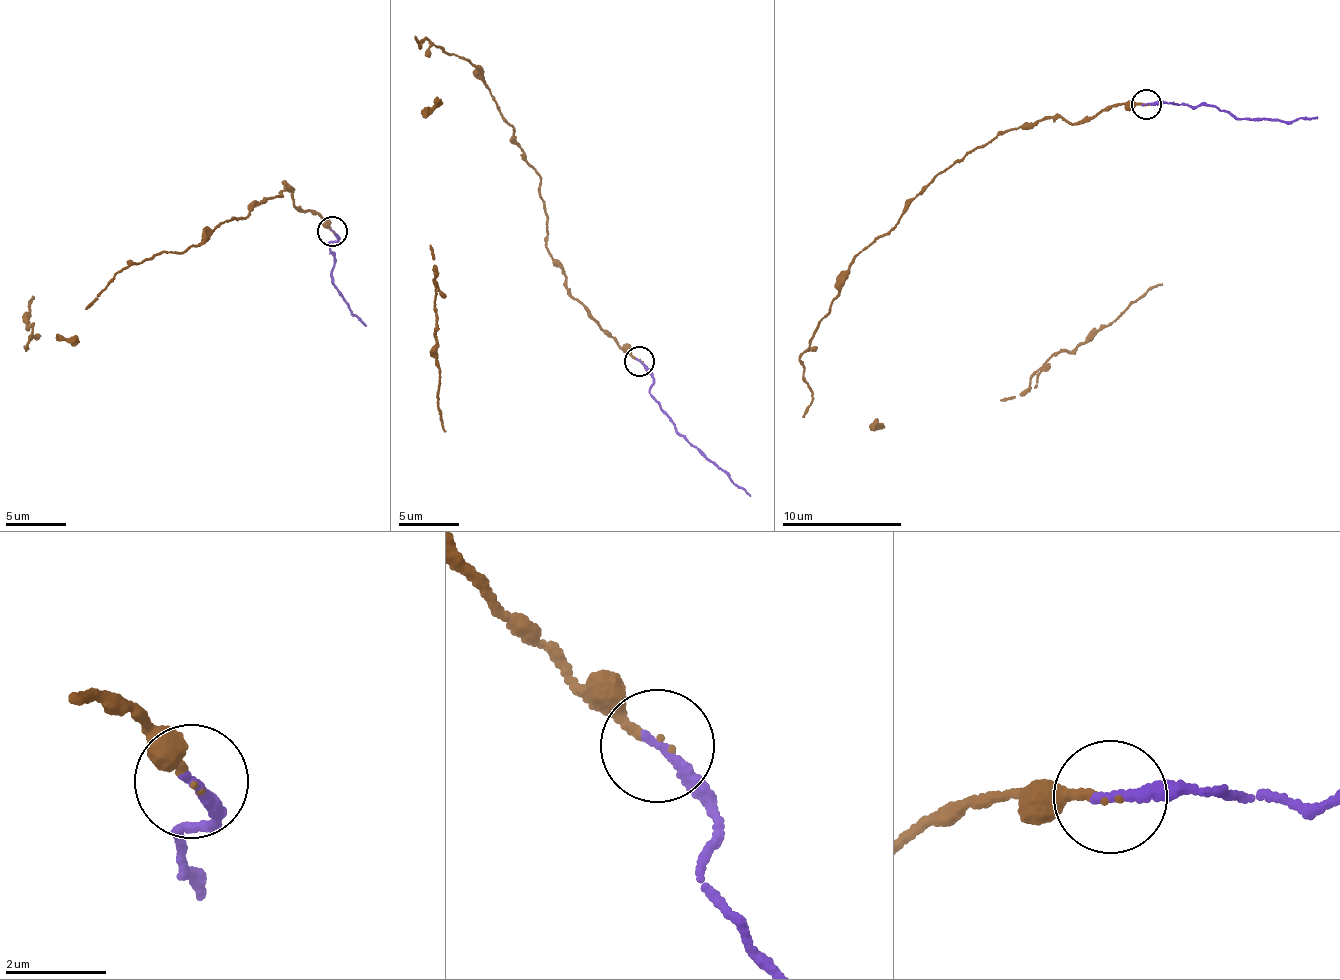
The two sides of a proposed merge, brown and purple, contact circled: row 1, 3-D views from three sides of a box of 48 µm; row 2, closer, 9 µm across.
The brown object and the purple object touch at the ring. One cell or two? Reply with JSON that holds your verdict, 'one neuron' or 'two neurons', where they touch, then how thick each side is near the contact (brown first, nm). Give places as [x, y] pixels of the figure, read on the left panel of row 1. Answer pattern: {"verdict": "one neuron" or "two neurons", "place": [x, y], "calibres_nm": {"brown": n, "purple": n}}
{"verdict": "one neuron", "place": [332, 231], "calibres_nm": {"brown": 140, "purple": 220}}

